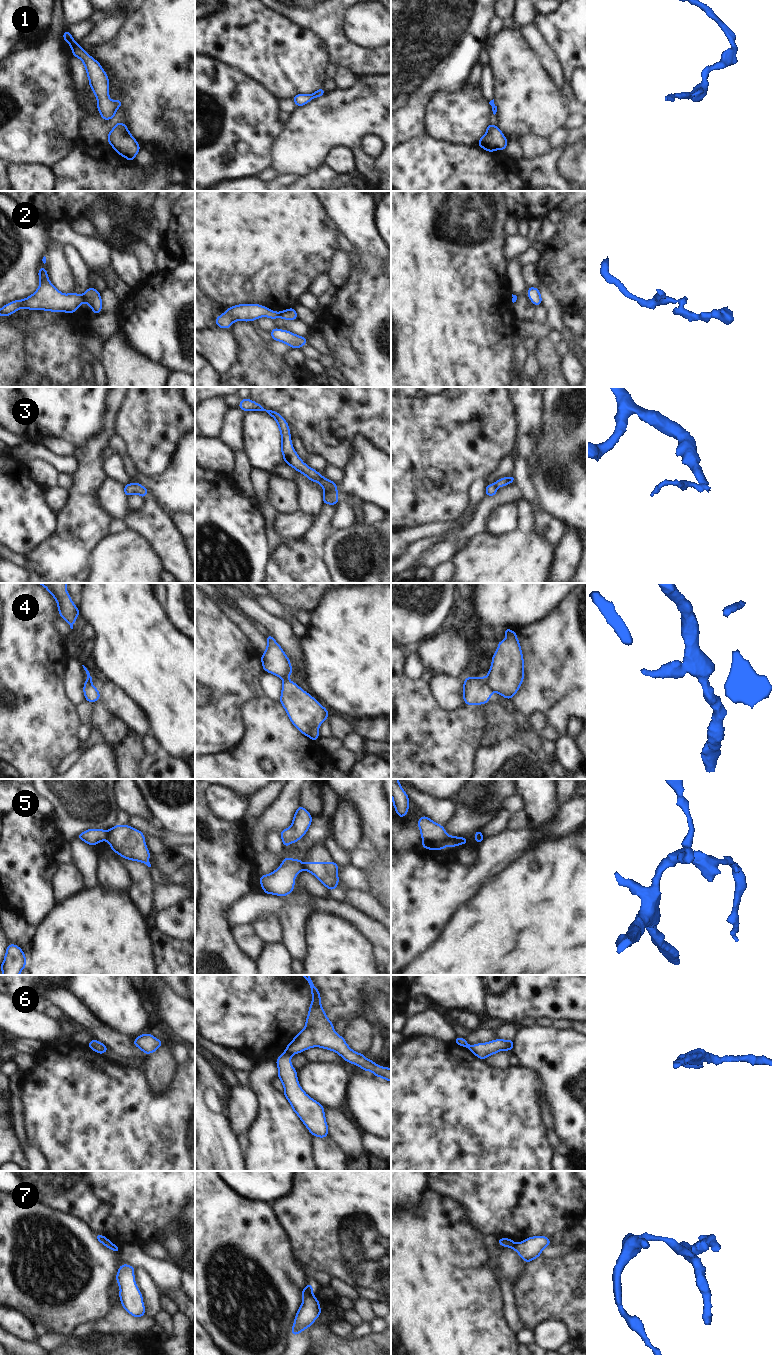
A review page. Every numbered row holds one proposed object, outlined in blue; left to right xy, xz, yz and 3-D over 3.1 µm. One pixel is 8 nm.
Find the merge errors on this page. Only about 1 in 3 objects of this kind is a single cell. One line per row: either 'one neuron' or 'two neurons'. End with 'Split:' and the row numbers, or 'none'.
1: one neuron
2: two neurons
3: two neurons
4: two neurons
5: two neurons
6: two neurons
7: two neurons
Split: 2, 3, 4, 5, 6, 7

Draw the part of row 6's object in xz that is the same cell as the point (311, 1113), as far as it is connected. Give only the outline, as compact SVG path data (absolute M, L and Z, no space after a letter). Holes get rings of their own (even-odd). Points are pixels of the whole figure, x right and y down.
M284 1052L275 1062L278 1066L278 1078L284 1086L284 1096L292 1106L312 1136L328 1136L324 1107L308 1096L298 1083L297 1070L291 1064L291 1055Z

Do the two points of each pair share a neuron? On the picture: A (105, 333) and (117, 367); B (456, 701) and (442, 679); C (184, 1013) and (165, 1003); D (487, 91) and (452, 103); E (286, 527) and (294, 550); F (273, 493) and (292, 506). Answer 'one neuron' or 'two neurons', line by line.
A: two neurons
B: one neuron
C: one neuron
D: two neurons
E: two neurons
F: one neuron

